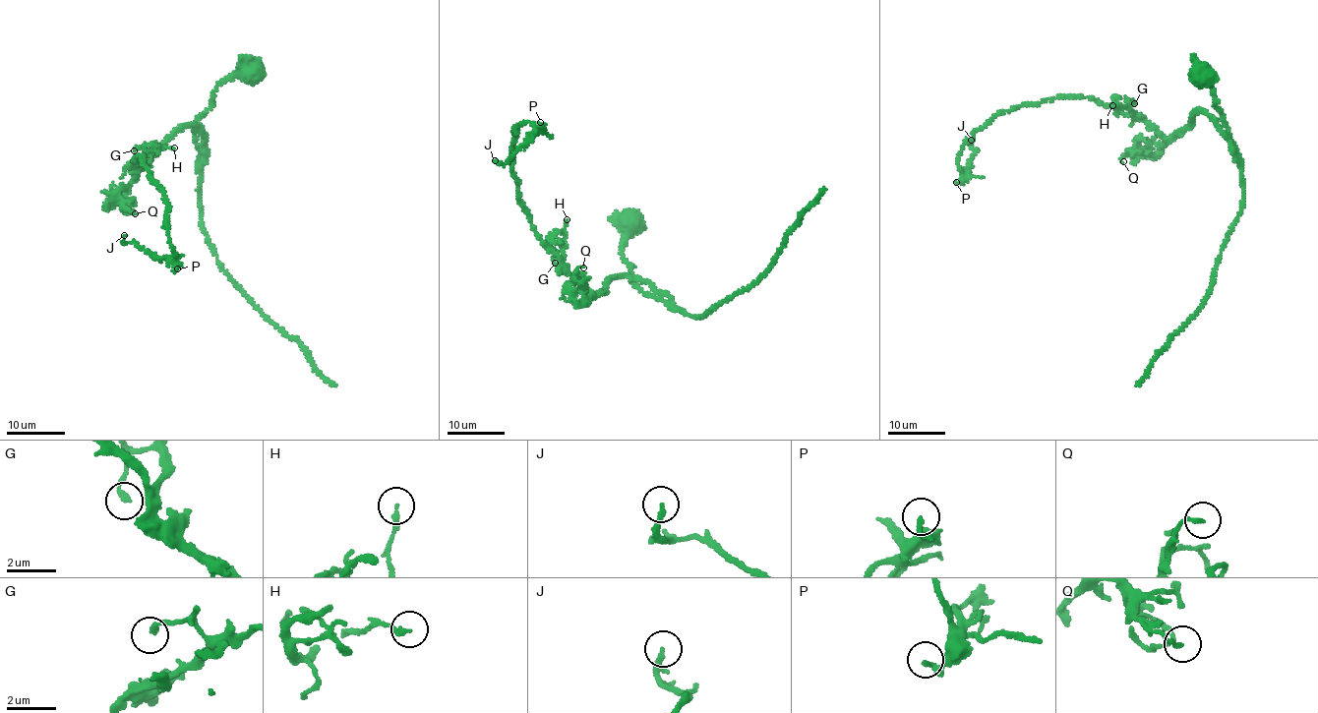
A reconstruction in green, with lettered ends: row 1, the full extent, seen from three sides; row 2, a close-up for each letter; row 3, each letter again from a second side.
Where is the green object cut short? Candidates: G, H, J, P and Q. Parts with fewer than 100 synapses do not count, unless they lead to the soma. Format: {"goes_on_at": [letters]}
{"goes_on_at": []}

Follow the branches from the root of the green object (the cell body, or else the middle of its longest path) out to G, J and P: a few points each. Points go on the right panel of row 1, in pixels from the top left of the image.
G: (1199, 77), (1208, 77), (1239, 161), (1205, 112), (1194, 110), (1167, 139), (1134, 114), (1134, 103)
J: (1199, 77), (1239, 161), (1205, 112), (1167, 139), (1084, 96), (994, 115), (965, 146), (962, 173), (971, 140)
P: (1199, 77), (1239, 161), (1199, 110), (1167, 139), (1089, 97), (1056, 97), (994, 115), (965, 146), (956, 182)

